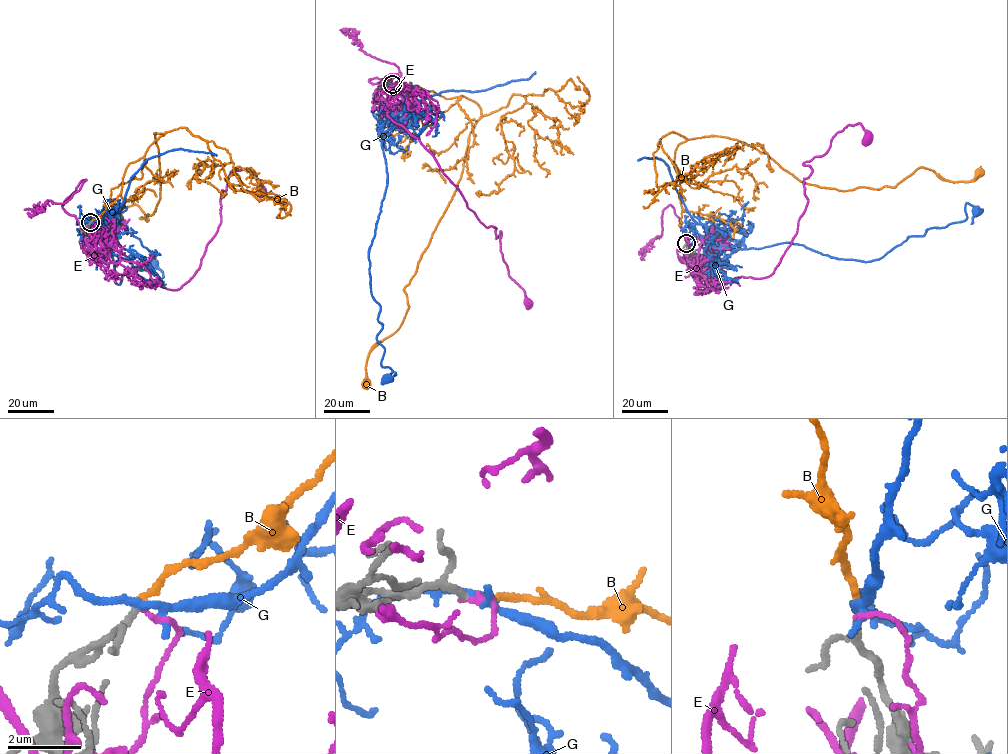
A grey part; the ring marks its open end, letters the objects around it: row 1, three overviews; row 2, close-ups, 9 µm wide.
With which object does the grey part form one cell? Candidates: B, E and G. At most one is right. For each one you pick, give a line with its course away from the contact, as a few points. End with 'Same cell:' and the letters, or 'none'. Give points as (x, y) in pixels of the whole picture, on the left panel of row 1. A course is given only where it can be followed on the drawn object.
B: course (90, 221), (163, 135), (154, 132), (154, 214), (124, 207), (118, 225), (118, 212)
Same cell: B

